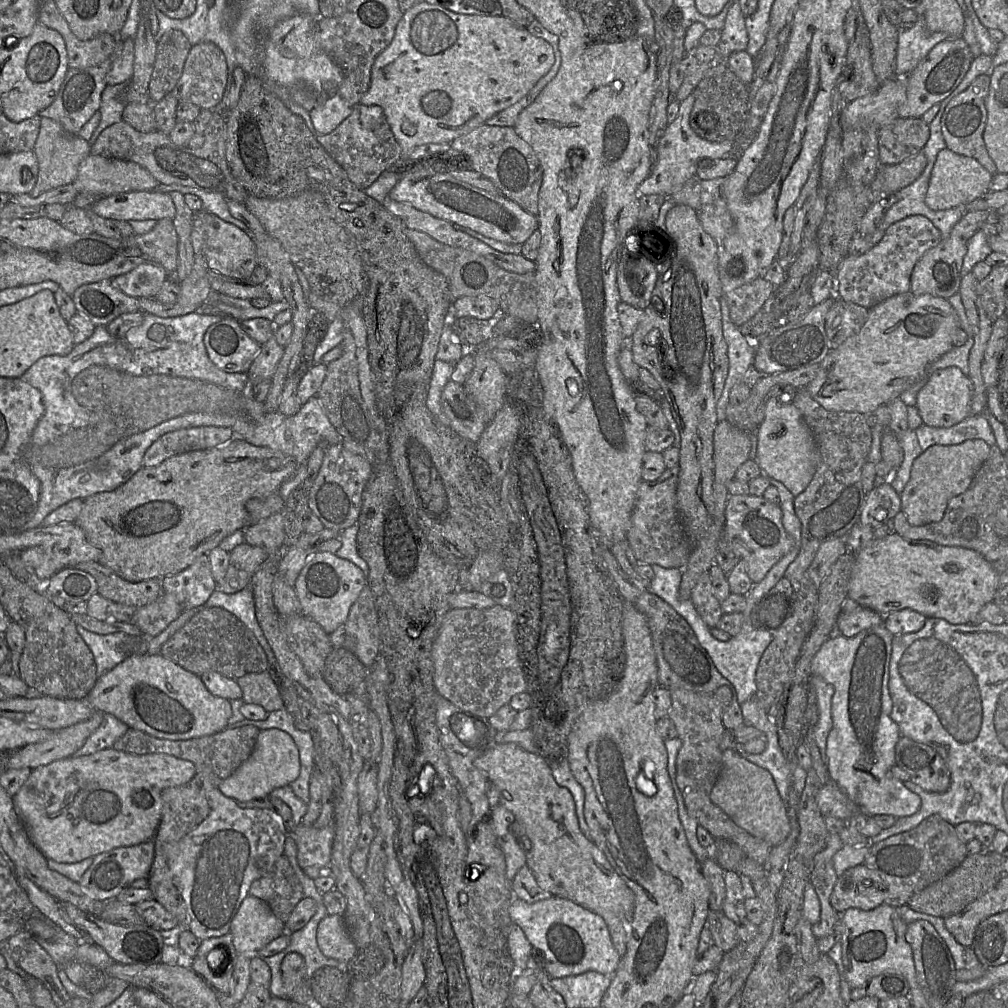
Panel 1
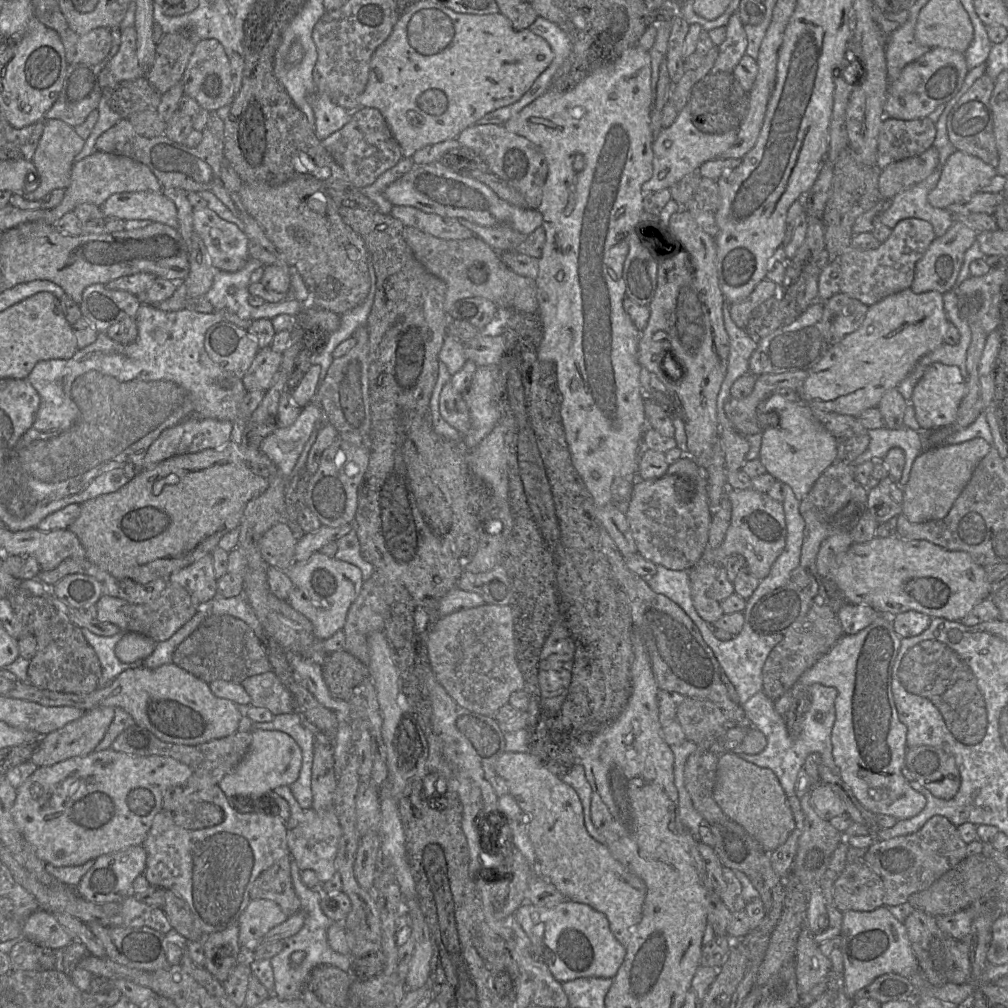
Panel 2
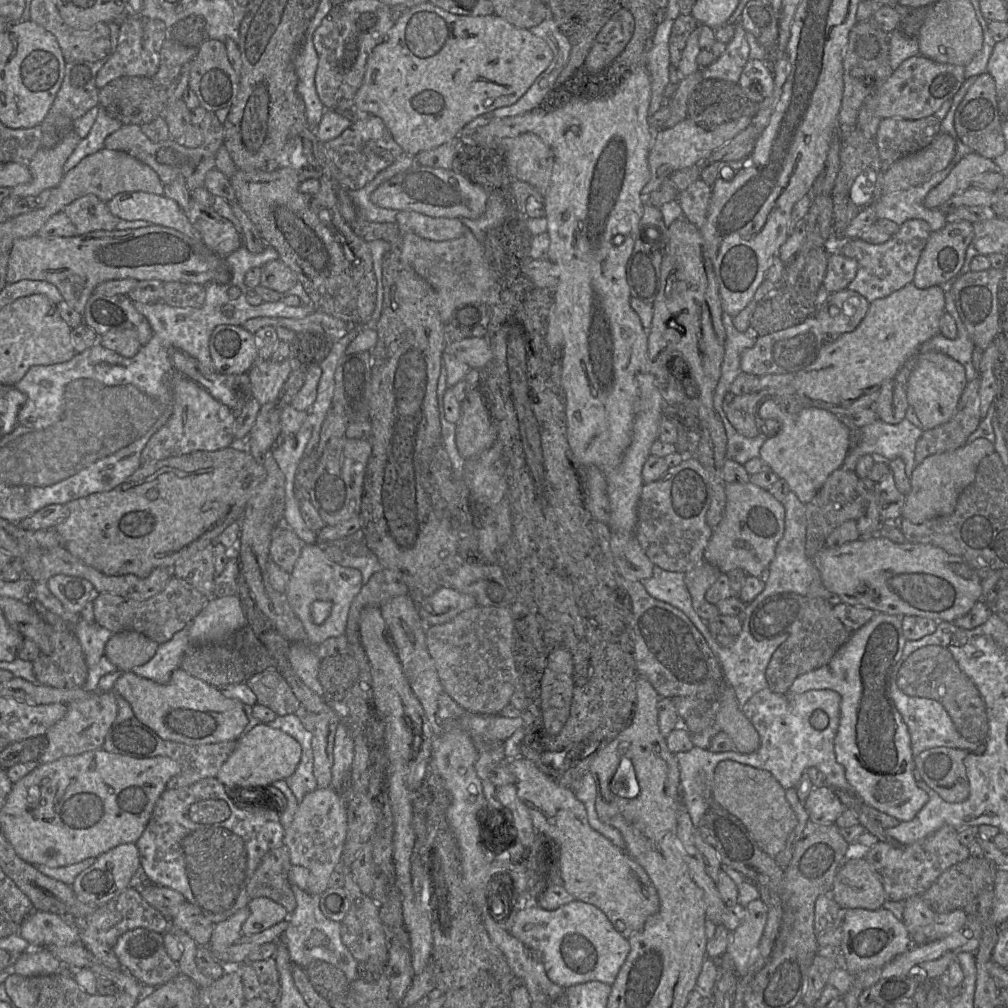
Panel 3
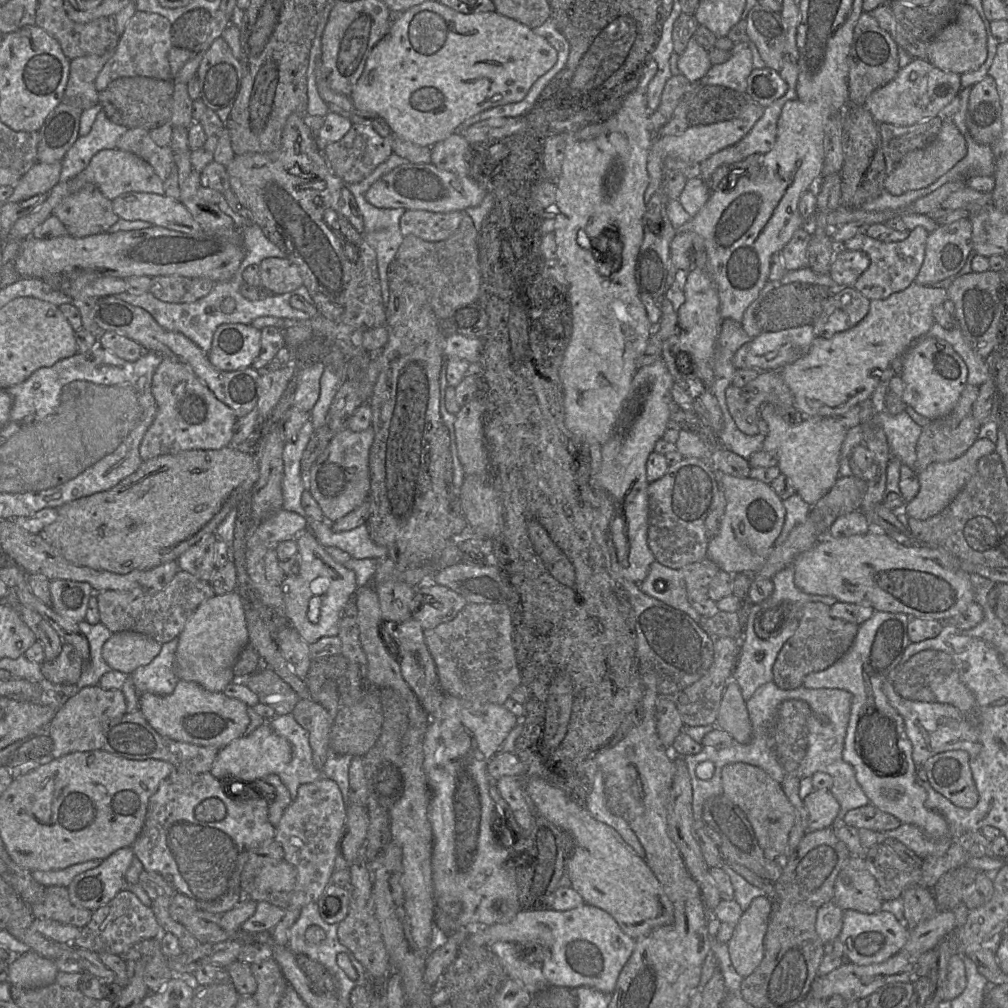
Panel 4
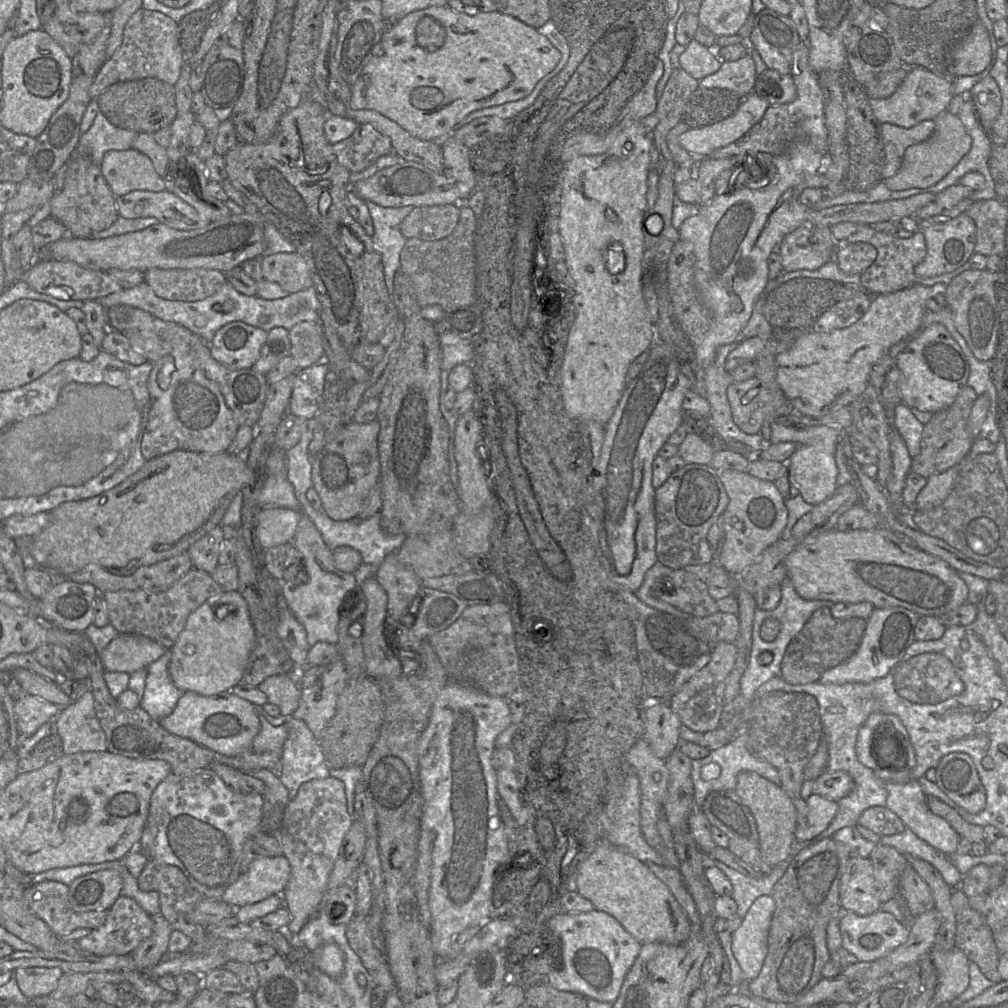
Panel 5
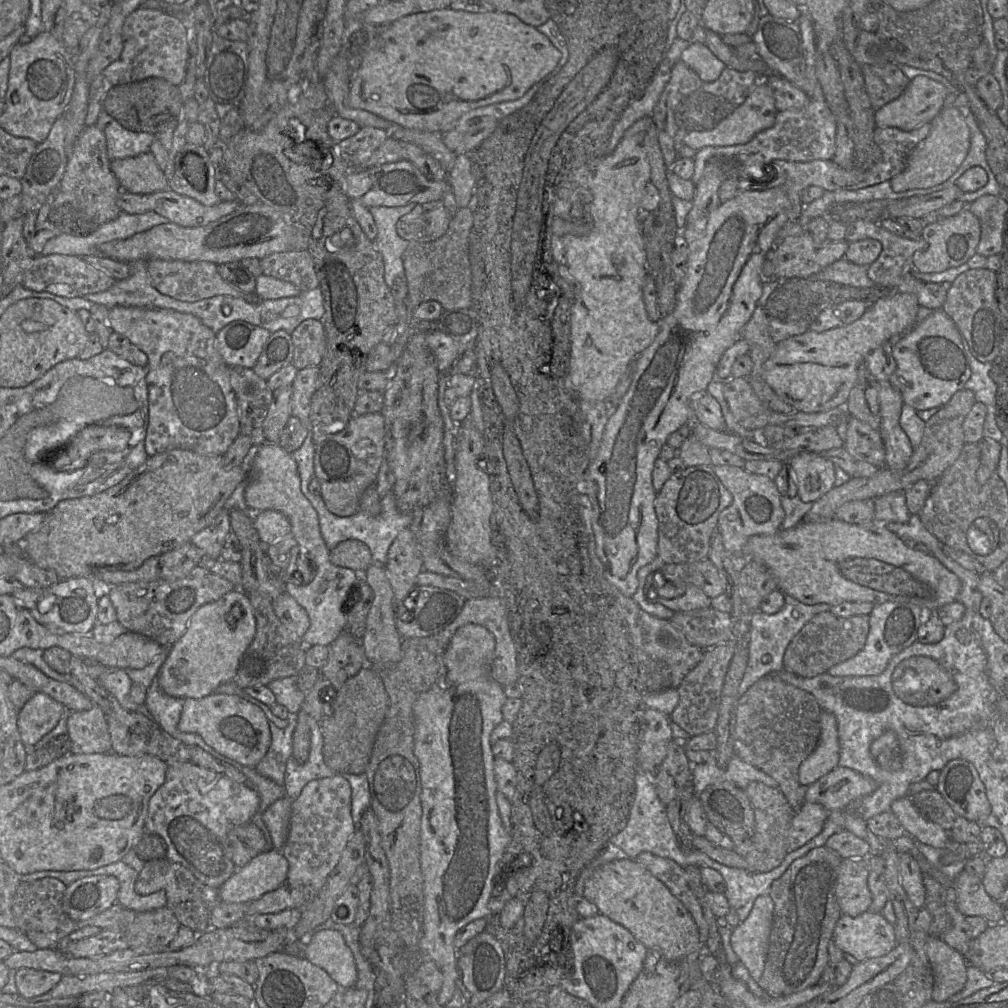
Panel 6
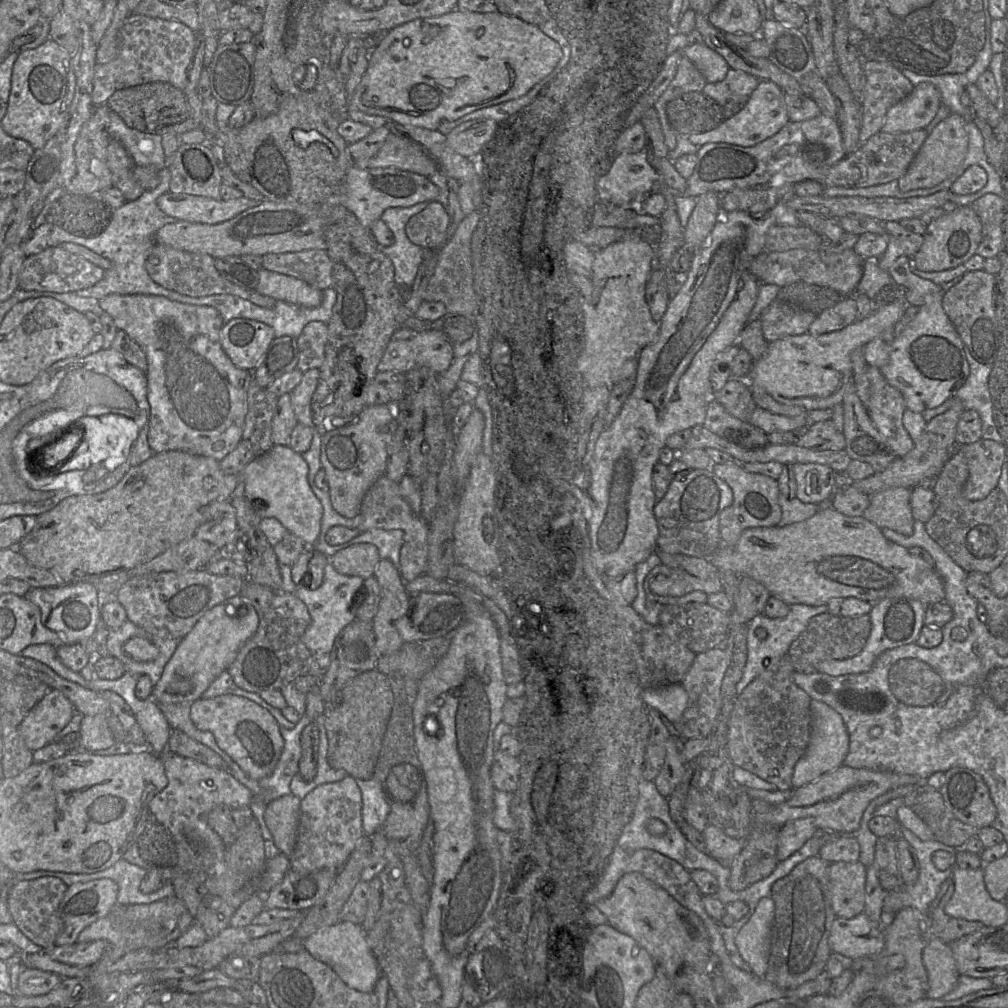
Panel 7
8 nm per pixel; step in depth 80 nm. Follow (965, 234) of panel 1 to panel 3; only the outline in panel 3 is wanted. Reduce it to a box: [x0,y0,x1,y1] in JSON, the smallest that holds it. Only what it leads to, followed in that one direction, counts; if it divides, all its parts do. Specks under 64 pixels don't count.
[913,221,974,289]

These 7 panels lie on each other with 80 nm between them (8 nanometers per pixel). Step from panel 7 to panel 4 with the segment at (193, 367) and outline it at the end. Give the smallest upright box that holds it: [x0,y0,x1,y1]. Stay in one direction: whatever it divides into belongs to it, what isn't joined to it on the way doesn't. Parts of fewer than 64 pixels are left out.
[139,357,237,461]

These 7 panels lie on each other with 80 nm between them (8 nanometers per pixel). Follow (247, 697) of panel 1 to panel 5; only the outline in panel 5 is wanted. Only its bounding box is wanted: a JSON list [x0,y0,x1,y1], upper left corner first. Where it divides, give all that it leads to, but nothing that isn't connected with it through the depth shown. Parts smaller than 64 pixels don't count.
[257,675,302,717]

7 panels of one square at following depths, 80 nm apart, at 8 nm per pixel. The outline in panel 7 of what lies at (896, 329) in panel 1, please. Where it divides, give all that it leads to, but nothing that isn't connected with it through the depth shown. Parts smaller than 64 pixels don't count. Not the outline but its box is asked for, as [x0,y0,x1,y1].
[746,301,906,411]

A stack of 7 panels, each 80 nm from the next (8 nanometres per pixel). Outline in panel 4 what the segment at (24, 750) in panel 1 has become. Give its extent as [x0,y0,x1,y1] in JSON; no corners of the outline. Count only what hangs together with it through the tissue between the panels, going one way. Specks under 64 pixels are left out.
[47,685,127,759]

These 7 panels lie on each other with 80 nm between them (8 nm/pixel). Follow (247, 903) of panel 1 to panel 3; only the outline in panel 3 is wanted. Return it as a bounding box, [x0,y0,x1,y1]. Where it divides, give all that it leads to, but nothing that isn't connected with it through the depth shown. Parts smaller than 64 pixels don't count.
[243,897,289,935]

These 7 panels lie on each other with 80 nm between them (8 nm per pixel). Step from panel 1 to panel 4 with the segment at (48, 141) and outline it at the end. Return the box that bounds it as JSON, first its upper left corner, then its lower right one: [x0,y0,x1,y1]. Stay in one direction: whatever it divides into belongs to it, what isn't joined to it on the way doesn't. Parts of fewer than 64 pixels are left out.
[7,161,62,203]

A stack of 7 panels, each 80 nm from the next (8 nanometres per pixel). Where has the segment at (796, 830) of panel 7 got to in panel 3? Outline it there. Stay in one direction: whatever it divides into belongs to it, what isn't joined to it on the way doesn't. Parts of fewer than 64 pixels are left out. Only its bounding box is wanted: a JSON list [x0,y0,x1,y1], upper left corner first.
[802,786,846,825]

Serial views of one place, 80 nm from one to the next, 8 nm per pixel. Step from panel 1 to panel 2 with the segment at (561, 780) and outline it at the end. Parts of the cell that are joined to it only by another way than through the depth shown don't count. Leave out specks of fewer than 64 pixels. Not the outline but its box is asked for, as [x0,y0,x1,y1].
[562,765,605,843]

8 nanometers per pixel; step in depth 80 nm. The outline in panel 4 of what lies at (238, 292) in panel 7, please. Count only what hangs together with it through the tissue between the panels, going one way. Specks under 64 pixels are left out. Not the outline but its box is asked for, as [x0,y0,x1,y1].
[150,276,214,303]

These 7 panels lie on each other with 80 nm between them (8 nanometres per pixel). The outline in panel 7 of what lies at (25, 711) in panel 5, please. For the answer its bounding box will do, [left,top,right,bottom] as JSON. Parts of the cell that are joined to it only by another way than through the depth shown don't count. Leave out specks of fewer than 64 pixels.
[18,689,75,751]

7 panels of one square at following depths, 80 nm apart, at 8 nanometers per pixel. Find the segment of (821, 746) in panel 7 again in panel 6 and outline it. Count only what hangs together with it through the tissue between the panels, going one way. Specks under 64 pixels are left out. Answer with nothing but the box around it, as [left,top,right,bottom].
[799,710,840,786]

